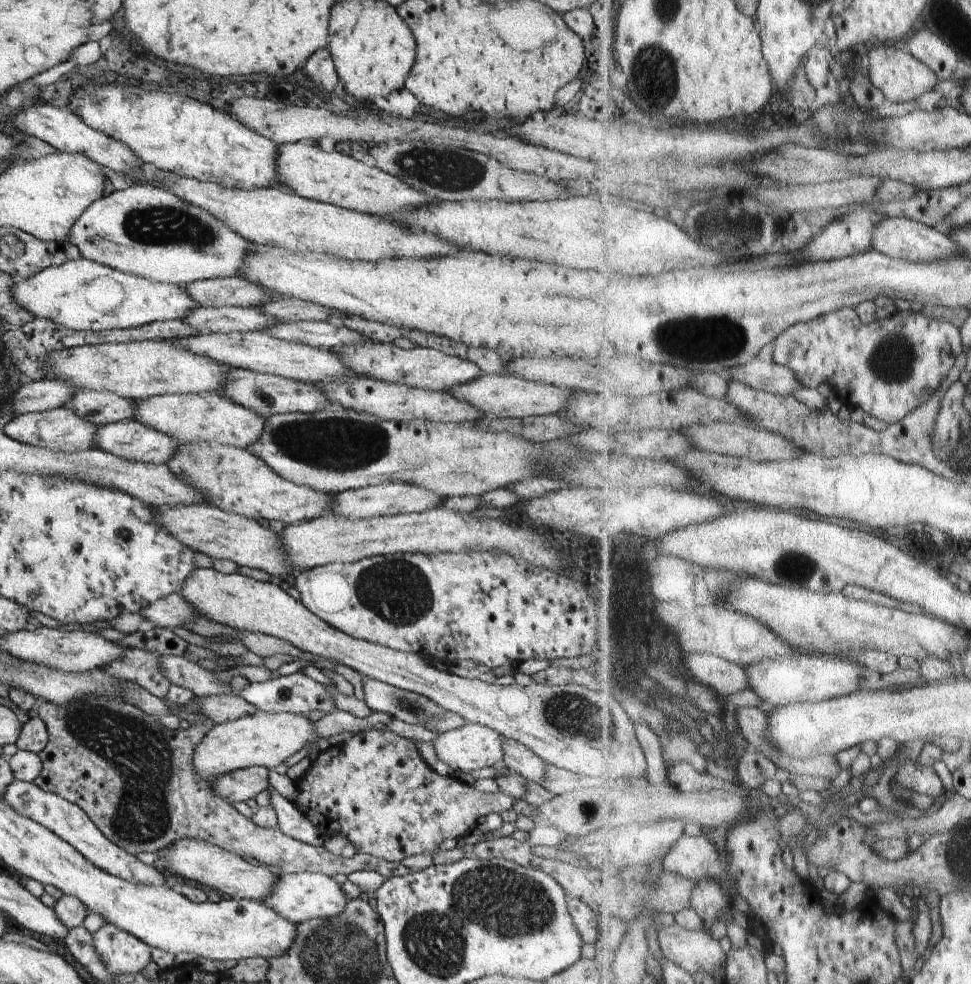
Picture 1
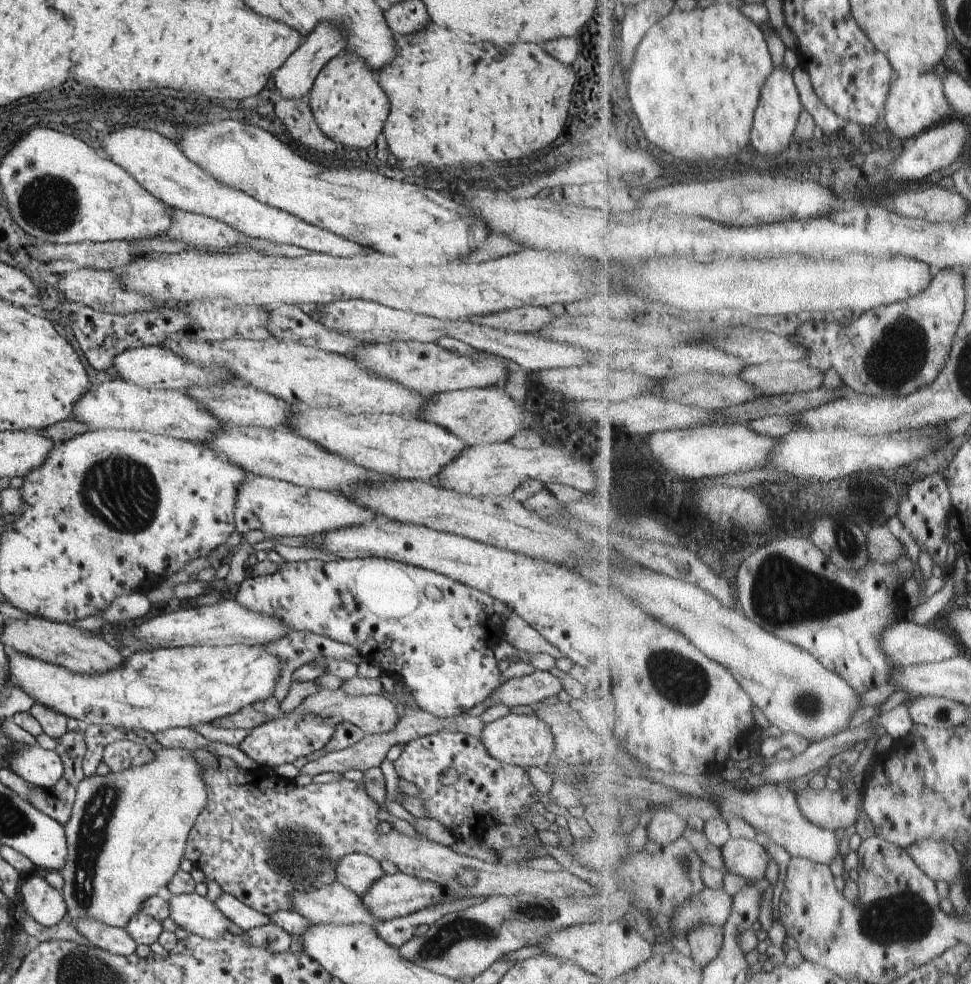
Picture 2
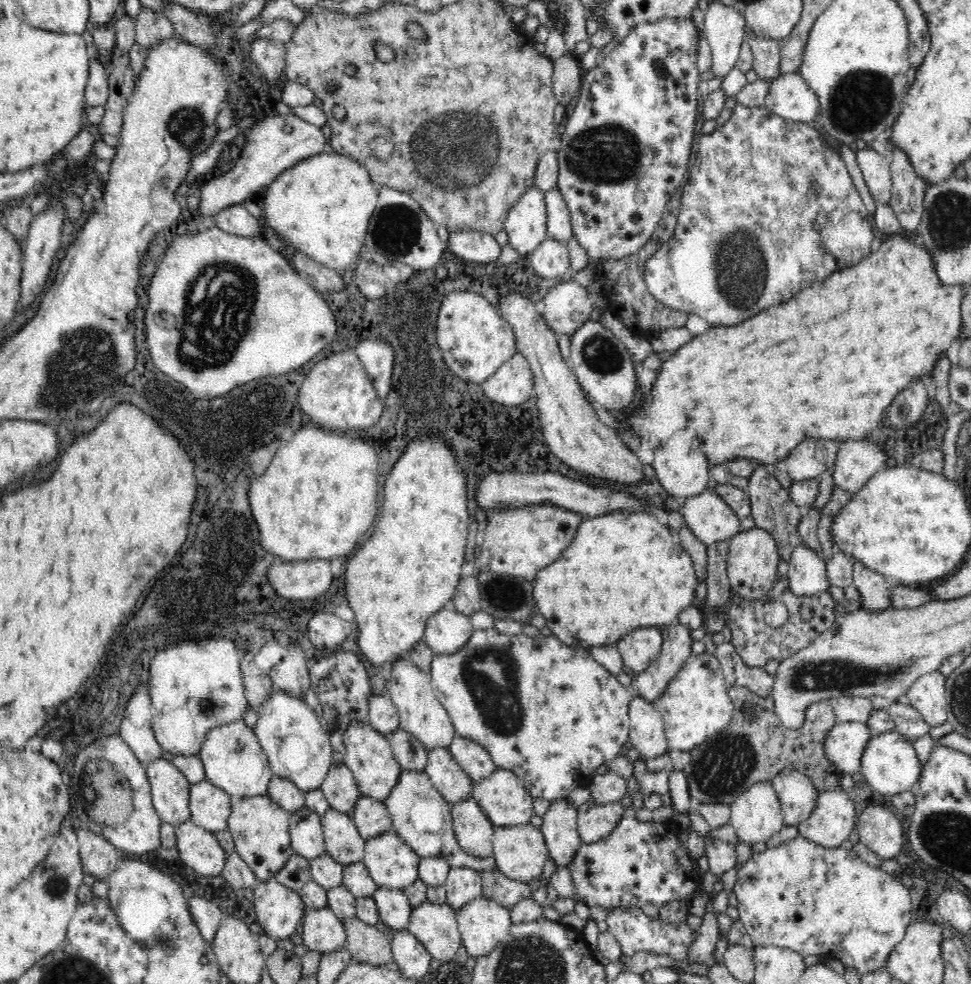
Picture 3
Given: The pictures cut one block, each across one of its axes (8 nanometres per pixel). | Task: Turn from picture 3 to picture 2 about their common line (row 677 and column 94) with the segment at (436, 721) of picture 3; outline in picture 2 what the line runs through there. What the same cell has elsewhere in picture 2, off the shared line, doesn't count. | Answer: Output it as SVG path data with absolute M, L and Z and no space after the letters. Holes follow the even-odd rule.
M124 379L108 380L94 386L92 390L87 390L76 400L72 418L86 424L90 431L135 429L192 442L198 440L200 443L210 440L214 430L230 425L214 418L202 404L196 404L196 400L186 396L183 391L144 388Z

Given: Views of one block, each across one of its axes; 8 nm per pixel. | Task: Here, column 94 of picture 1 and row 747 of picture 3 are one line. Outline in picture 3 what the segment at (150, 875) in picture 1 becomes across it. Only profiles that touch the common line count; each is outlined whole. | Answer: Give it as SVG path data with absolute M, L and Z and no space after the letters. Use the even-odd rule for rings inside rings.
M838 722L824 738L828 761L842 773L860 772L860 758L870 740L870 727L865 722Z

